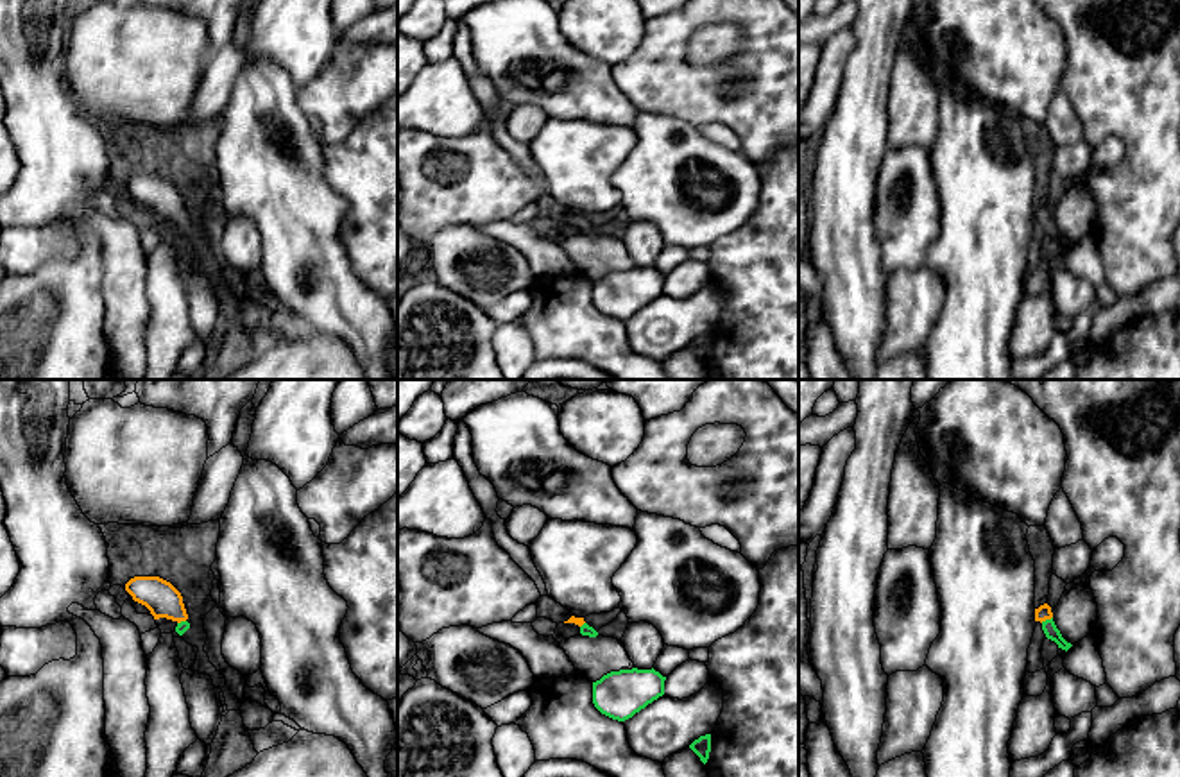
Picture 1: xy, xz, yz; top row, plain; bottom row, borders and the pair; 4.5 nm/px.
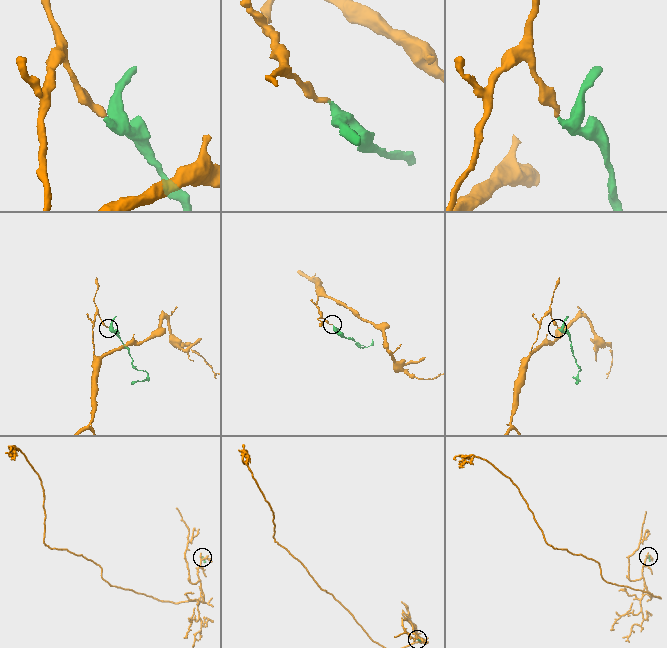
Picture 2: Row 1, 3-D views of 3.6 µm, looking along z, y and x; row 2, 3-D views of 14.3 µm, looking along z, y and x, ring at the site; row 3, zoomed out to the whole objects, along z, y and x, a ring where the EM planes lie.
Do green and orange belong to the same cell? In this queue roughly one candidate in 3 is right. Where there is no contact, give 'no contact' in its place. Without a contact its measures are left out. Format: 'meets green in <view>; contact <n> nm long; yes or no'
meets green in yz; contact 60 nm long; yes

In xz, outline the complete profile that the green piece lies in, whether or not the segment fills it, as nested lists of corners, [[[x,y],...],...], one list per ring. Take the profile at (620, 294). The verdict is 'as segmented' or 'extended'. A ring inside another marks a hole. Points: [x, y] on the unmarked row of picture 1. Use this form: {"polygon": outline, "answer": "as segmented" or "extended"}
{"polygon": [[[654,267],[611,270],[593,281],[593,303],[602,313],[625,320],[664,294],[664,279]]], "answer": "as segmented"}

